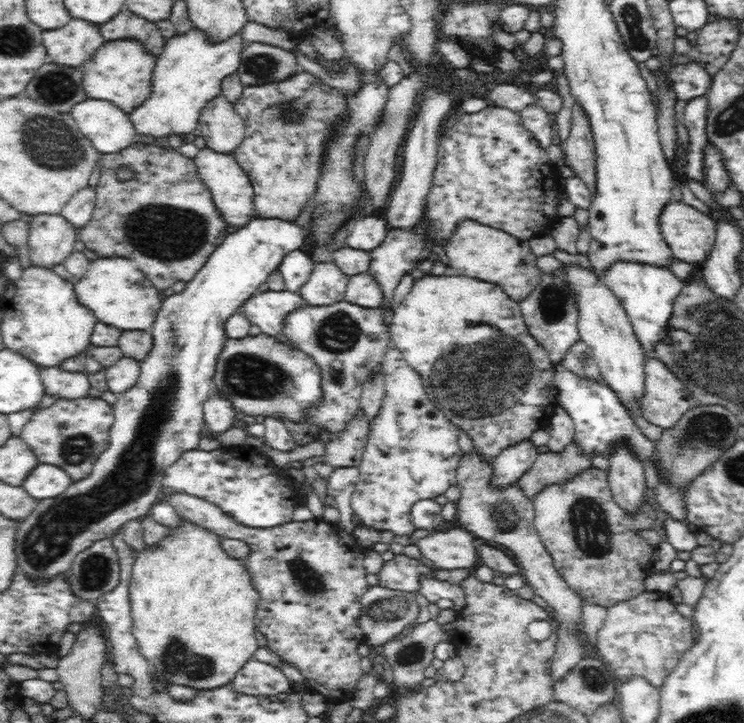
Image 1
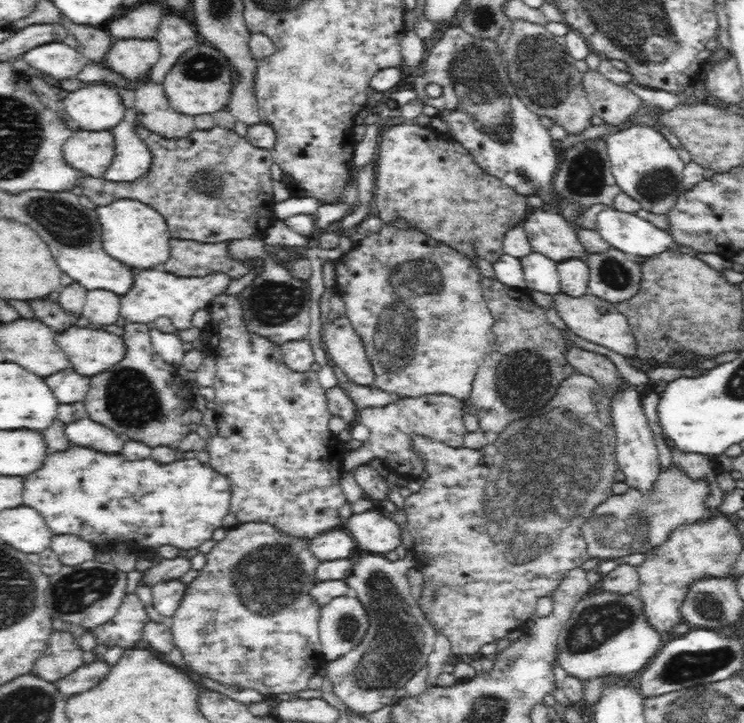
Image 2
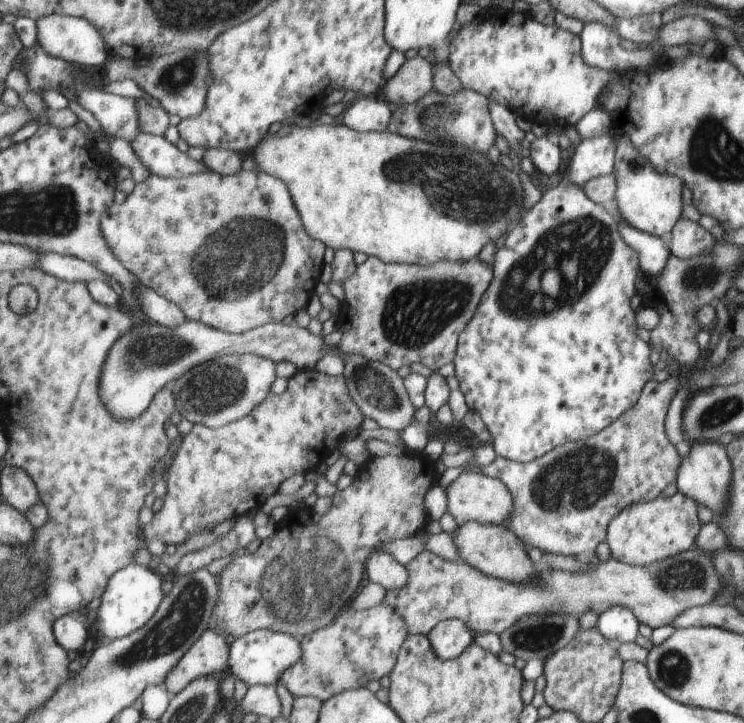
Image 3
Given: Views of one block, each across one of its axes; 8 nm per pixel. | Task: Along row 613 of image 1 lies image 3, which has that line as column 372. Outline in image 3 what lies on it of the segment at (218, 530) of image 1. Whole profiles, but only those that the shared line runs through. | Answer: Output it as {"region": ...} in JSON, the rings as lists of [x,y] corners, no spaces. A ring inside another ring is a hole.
{"region":[[[368,257],[352,278],[344,282],[345,305],[339,313],[337,328],[343,332],[339,348],[344,354],[360,354],[371,361],[387,364],[395,371],[414,362],[424,364],[438,372],[442,366],[453,362],[457,342],[466,324],[476,314],[482,296],[493,277],[492,265],[484,264],[479,257],[468,262],[440,260],[430,266],[382,262],[378,257]]]}

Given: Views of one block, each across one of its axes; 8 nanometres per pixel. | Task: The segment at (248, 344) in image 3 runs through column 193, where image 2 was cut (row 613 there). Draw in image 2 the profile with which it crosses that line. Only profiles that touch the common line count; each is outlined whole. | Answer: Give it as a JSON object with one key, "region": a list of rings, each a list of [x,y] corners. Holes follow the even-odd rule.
{"region":[[[353,593],[333,598],[324,608],[319,609],[319,639],[321,653],[326,662],[336,660],[354,648],[362,645],[368,630],[372,626],[369,610],[362,603],[361,598]]]}

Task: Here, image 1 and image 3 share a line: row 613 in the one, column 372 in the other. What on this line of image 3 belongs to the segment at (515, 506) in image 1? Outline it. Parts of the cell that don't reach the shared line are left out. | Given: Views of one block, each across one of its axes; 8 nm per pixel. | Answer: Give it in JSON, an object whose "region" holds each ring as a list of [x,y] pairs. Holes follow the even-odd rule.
{"region":[[[379,548],[367,558],[365,567],[365,577],[386,590],[400,590],[410,580],[407,567],[396,562],[390,553]]]}

